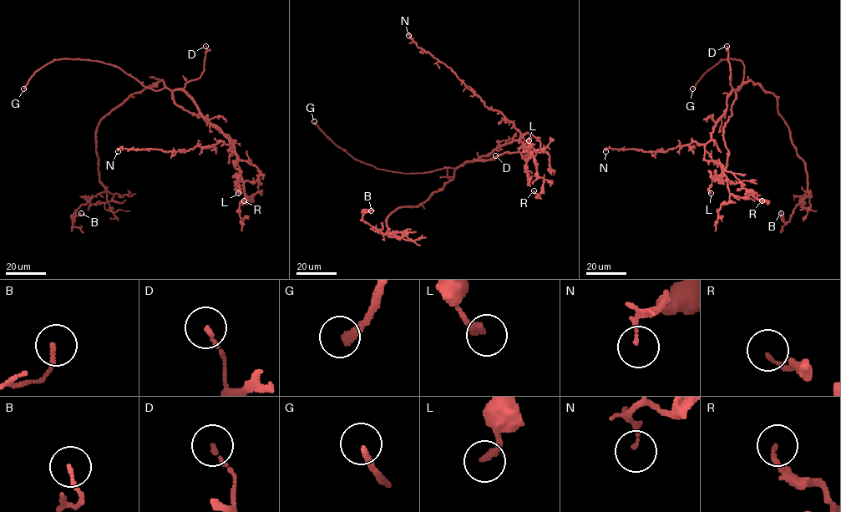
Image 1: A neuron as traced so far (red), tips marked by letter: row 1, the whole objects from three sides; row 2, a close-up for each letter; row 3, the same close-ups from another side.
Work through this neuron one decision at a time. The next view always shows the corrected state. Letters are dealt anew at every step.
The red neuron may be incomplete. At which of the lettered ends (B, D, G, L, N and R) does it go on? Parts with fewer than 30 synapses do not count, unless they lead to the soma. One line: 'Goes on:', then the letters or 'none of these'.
Goes on: G

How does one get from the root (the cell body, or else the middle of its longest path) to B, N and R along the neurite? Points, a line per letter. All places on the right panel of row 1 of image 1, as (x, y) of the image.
B: (738, 88), (751, 80), (777, 98), (777, 110), (804, 164), (806, 197), (788, 221), (782, 220), (781, 213)
N: (738, 88), (727, 98), (726, 111), (706, 143), (692, 141), (665, 152), (607, 148), (605, 151)
R: (738, 88), (723, 129), (729, 154), (722, 173), (732, 195), (752, 195), (762, 200)

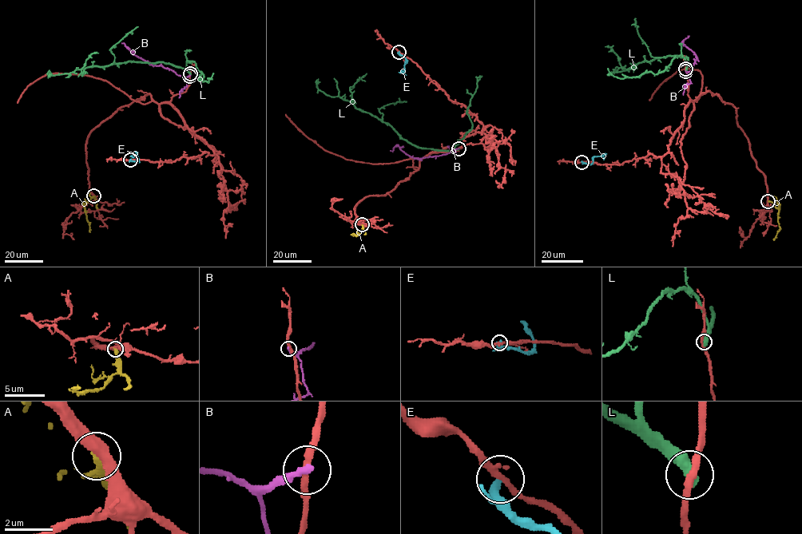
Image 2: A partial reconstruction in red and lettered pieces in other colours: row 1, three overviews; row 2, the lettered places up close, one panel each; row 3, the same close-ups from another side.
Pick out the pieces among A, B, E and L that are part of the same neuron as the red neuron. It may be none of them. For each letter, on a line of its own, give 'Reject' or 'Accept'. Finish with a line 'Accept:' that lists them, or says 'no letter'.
A: Reject
B: Reject
E: Reject
L: Reject
Accept: no letter

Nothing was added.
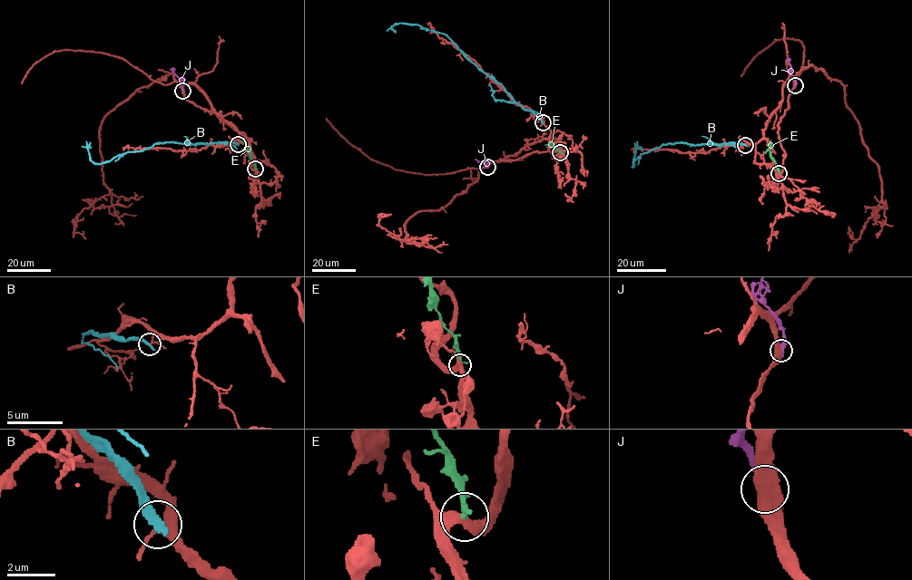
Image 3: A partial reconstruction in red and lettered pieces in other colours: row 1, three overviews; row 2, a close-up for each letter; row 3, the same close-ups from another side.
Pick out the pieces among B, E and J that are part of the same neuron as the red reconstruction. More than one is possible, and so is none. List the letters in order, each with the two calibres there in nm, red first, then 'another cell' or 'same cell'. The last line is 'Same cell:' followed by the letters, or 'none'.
B: 130/360 nm | another cell
E: 320/240 nm | another cell
J: 600/320 nm | another cell
Same cell: none

